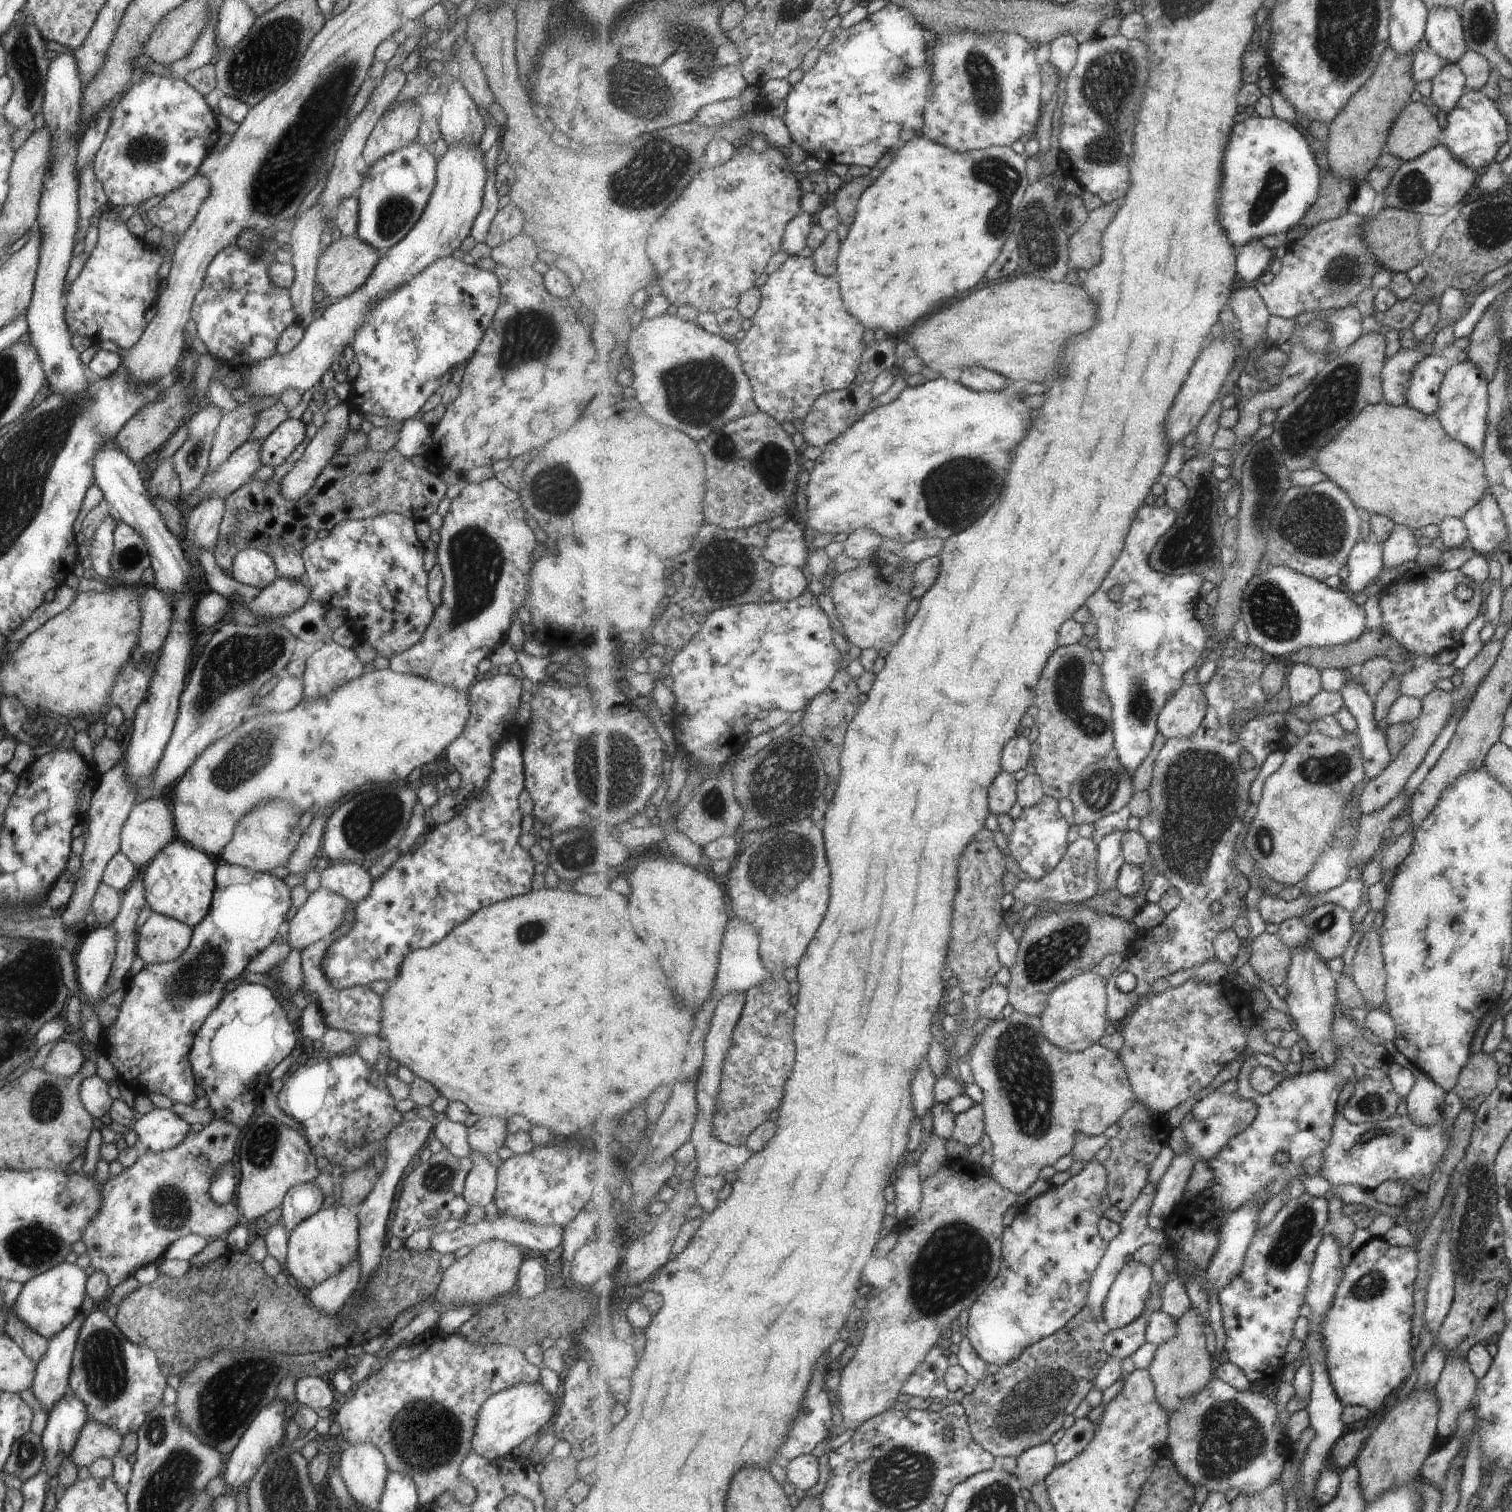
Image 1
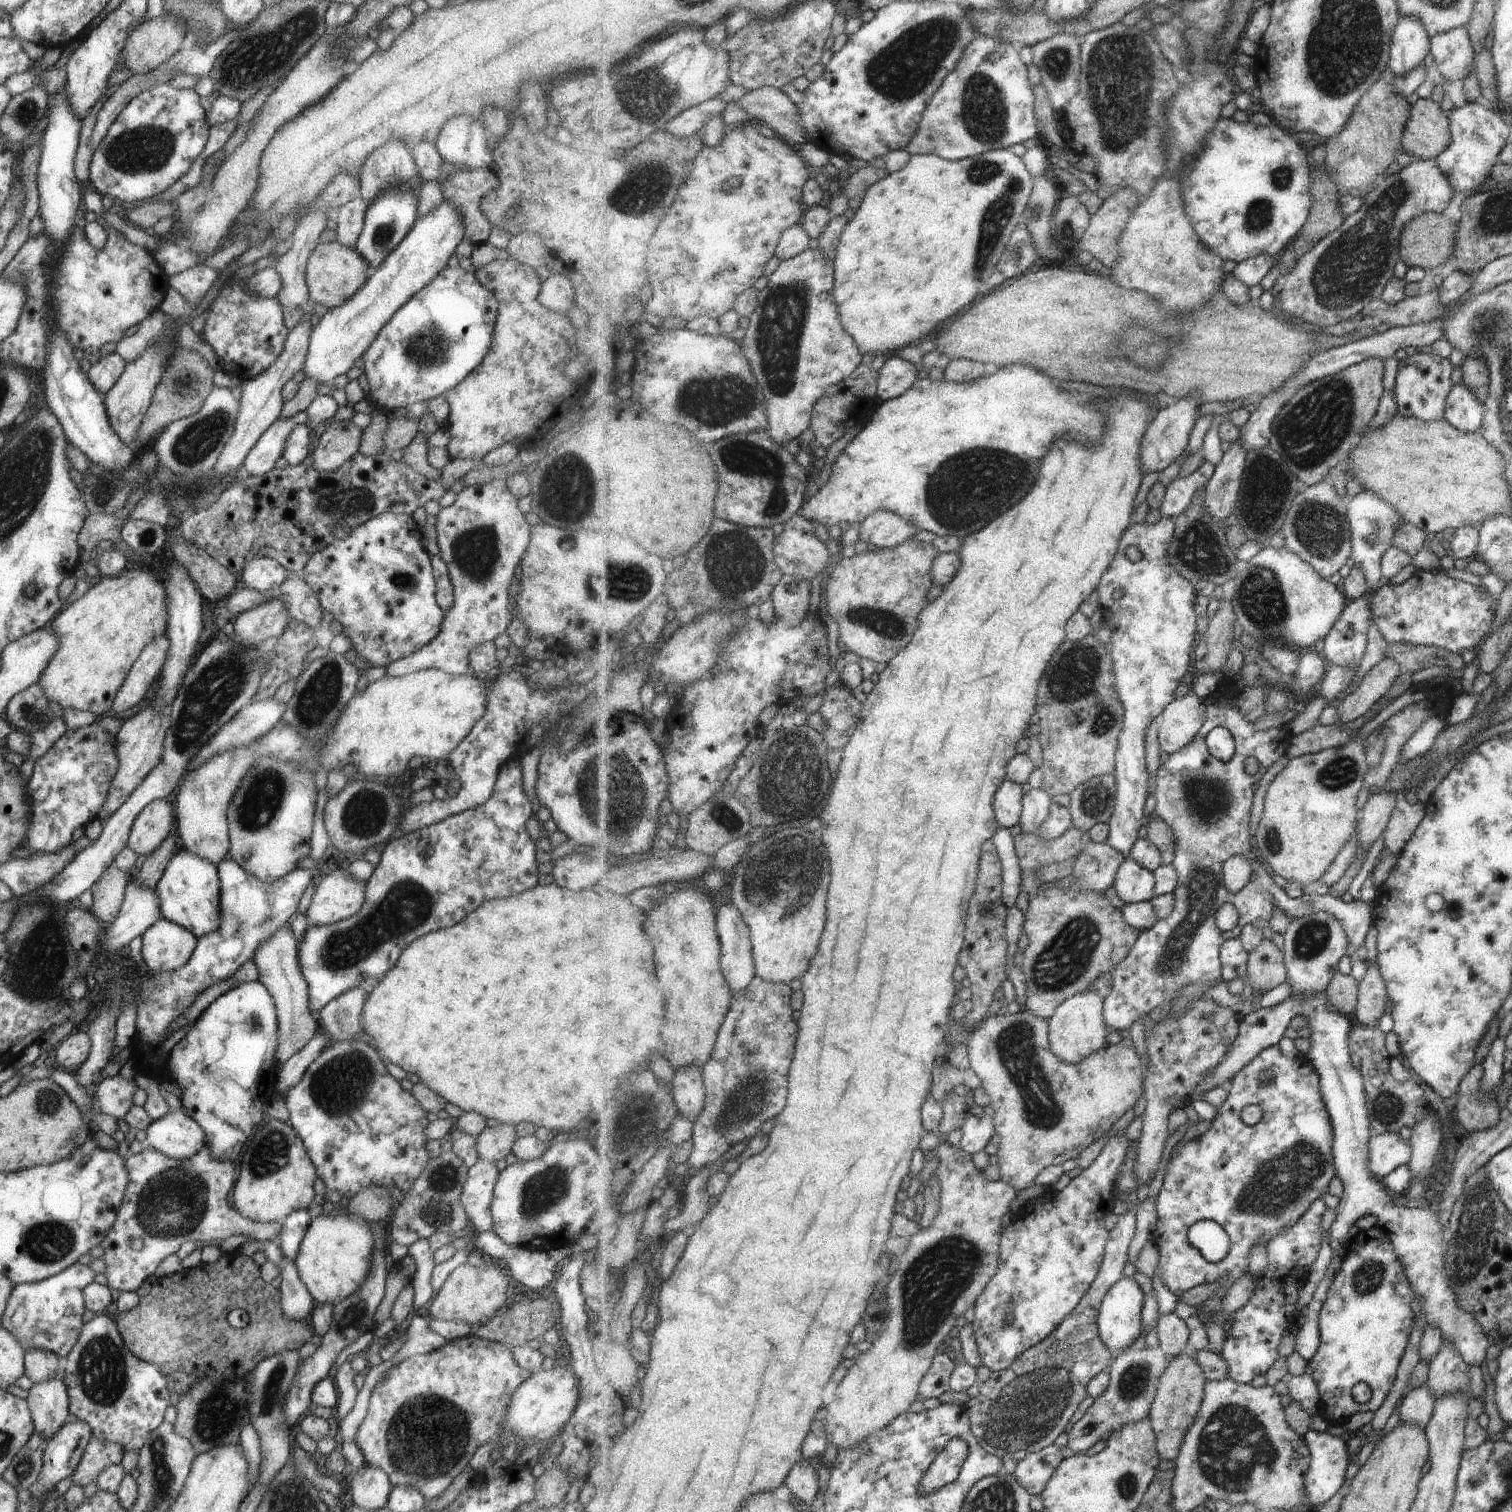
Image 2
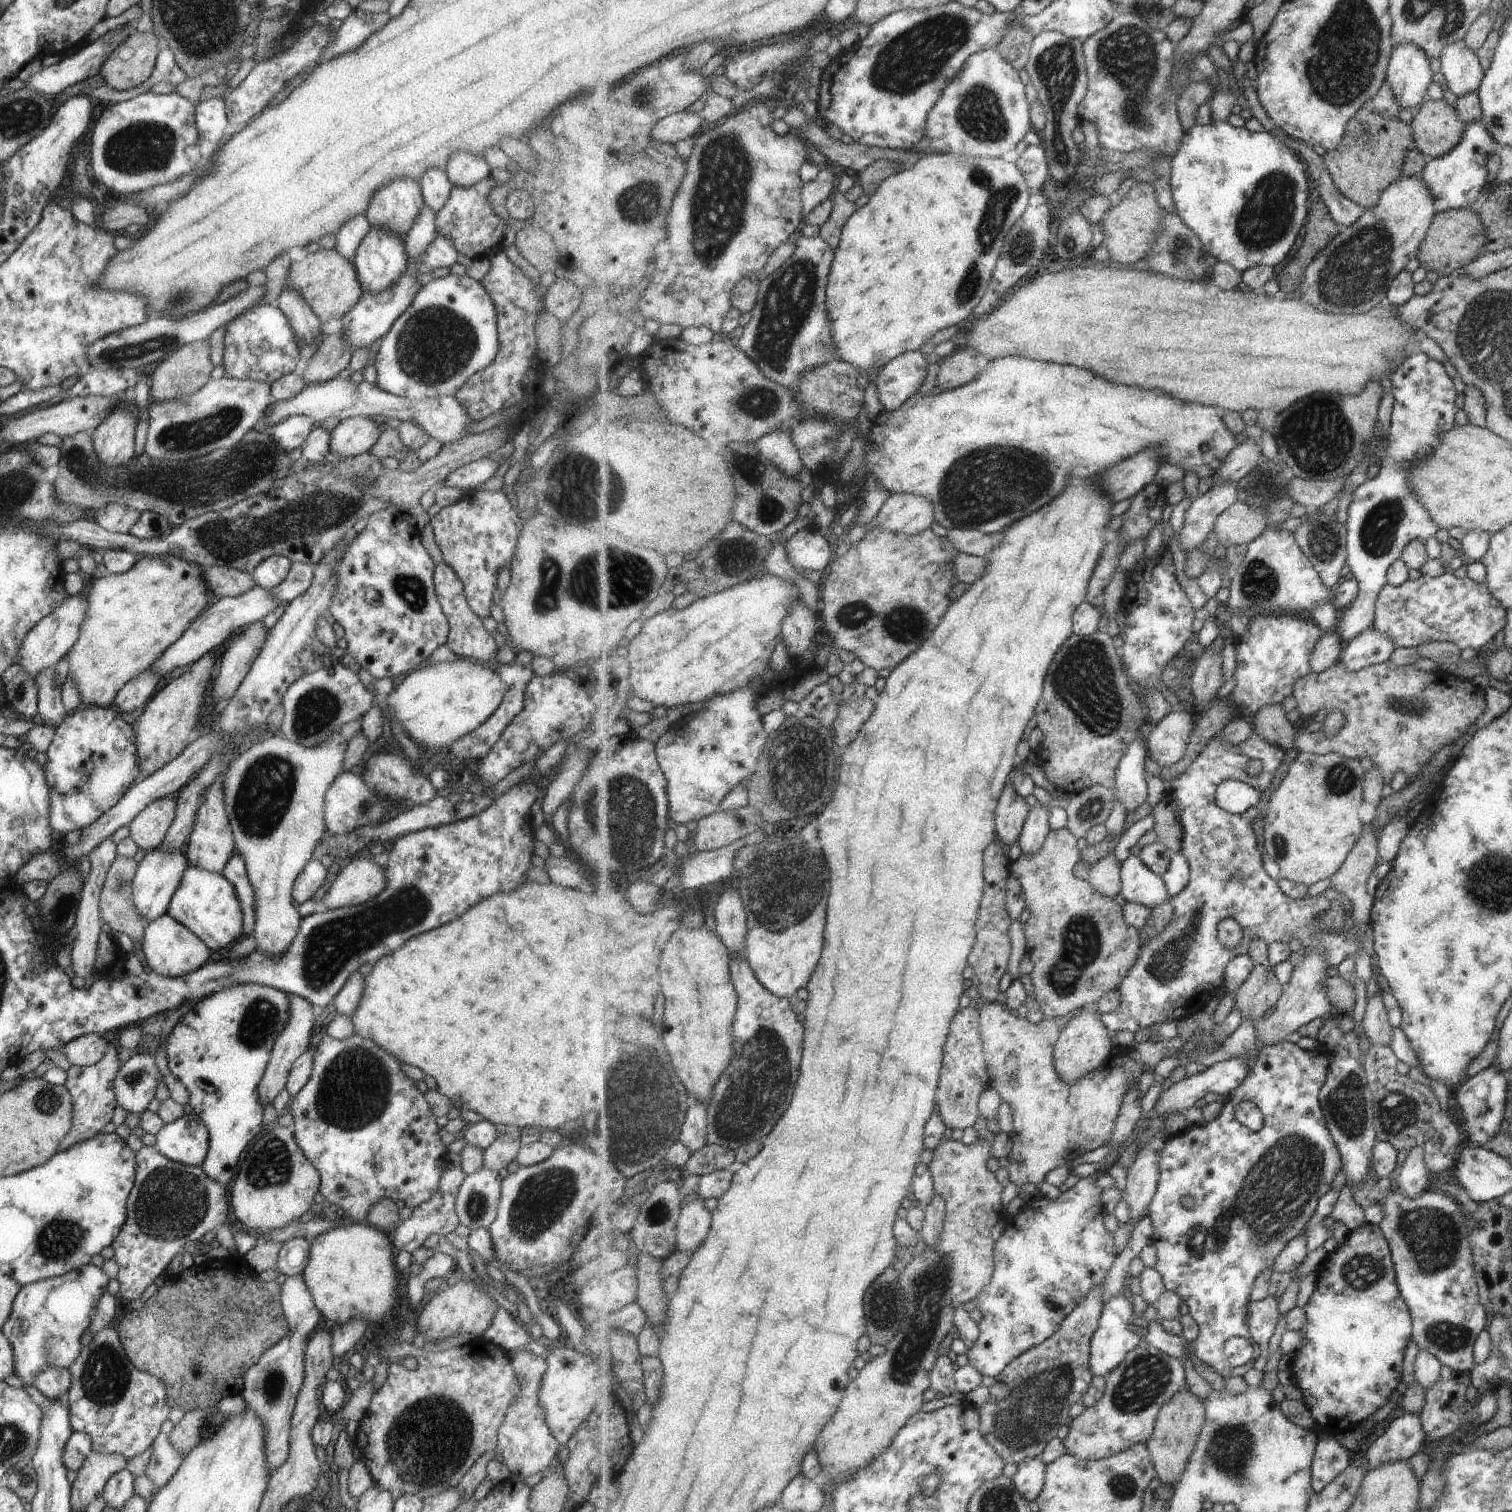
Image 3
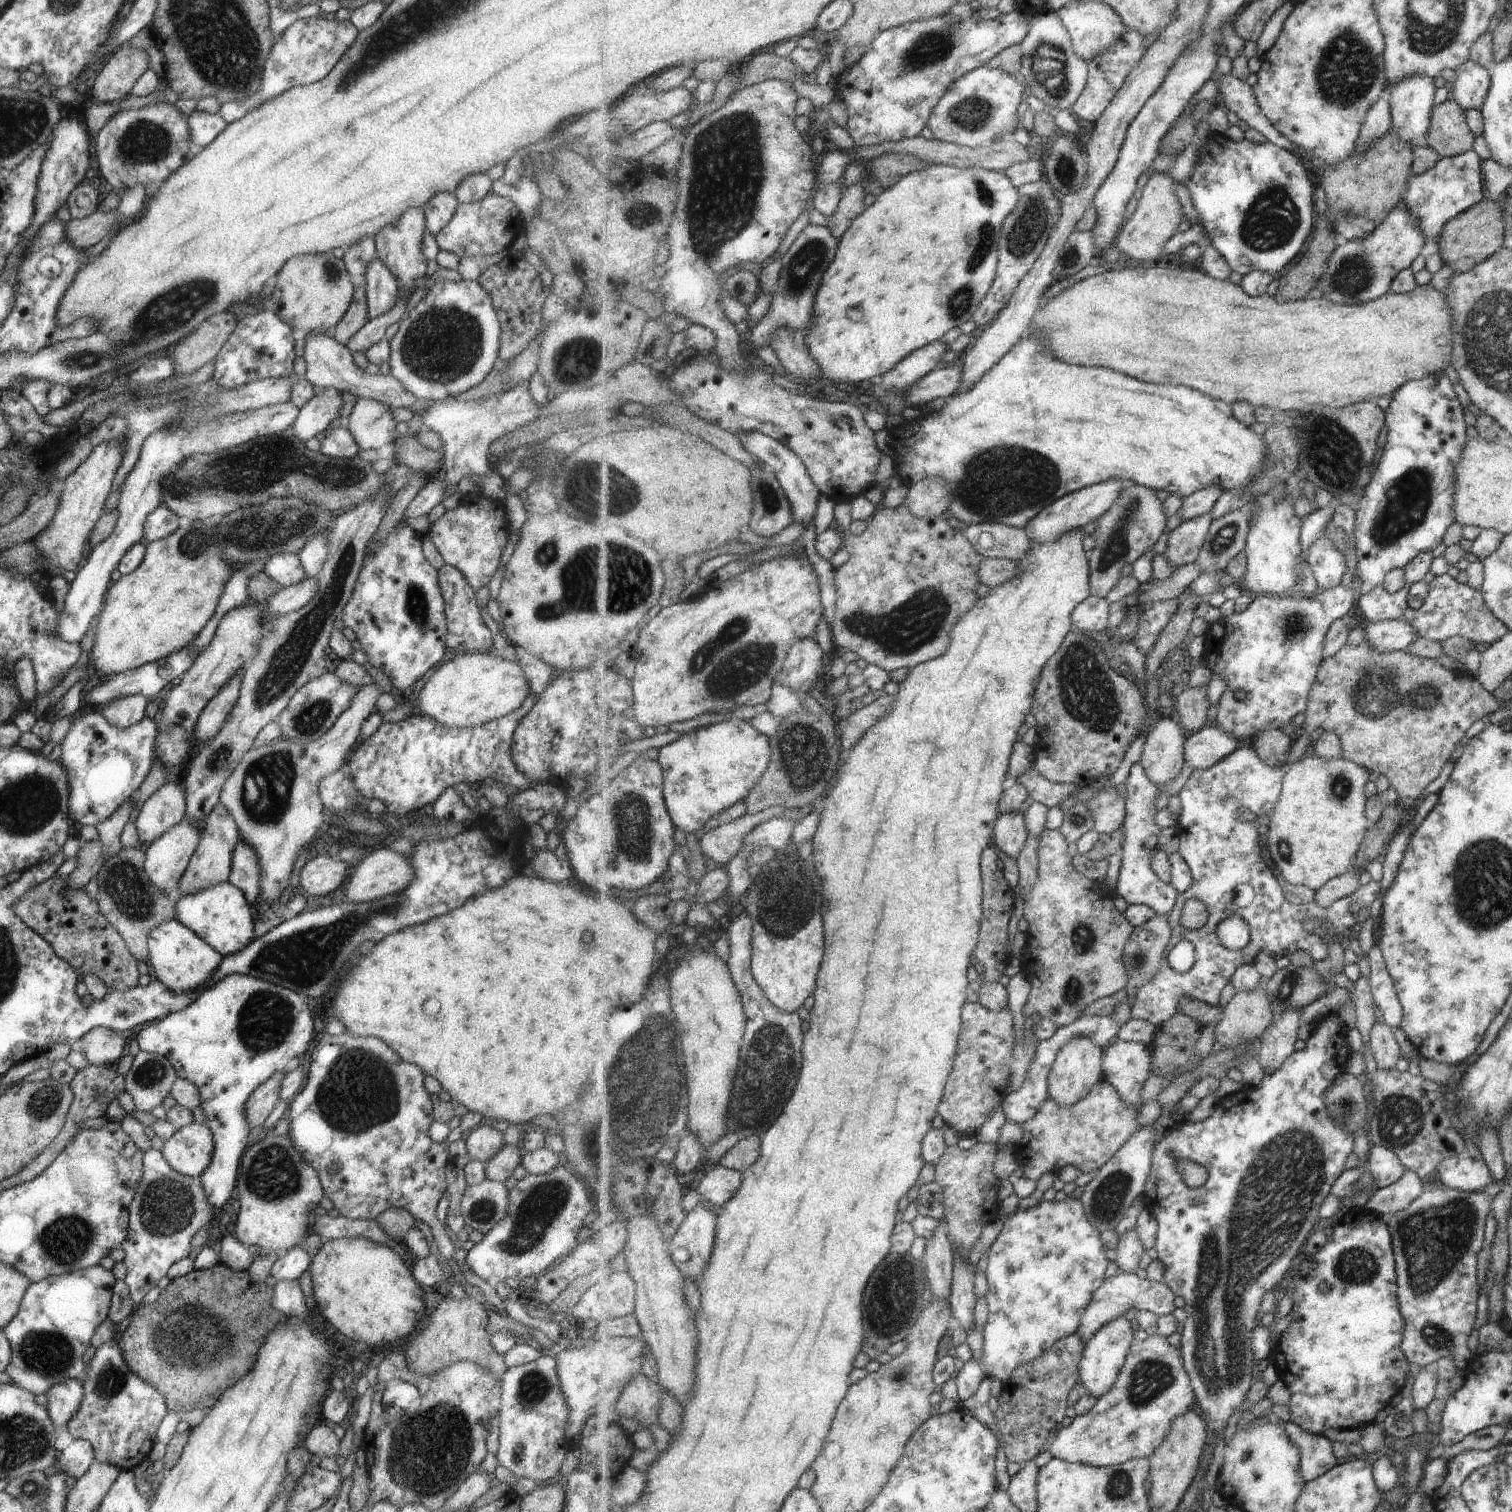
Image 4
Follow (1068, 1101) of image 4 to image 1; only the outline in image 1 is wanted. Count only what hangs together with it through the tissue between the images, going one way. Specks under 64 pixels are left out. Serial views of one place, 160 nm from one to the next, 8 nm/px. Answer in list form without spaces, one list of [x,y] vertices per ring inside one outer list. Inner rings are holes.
[[[1087,971],[1061,983],[1049,997],[1045,1012],[1040,1016],[1045,1036],[1058,1047],[1073,1053],[1087,1050],[1097,1044],[1110,1025],[1108,1017],[1108,981]]]

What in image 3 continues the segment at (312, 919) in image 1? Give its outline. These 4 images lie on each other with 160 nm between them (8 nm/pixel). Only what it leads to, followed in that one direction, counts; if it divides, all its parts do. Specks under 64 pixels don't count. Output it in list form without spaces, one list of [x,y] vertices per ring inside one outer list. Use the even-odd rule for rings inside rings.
[[[369,856],[353,858],[337,874],[321,902],[326,909],[364,903],[383,890],[386,881],[384,870]]]

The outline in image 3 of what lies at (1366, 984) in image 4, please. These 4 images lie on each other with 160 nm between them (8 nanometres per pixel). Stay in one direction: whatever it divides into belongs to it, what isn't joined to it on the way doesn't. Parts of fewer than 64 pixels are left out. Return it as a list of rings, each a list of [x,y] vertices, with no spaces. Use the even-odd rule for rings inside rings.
[[[1372,824],[1364,826],[1360,841],[1337,874],[1330,878],[1329,888],[1334,888],[1341,896],[1347,896],[1352,903],[1351,919],[1356,926],[1371,924],[1374,896],[1367,890],[1367,880],[1380,862],[1378,840],[1379,835],[1374,832]]]

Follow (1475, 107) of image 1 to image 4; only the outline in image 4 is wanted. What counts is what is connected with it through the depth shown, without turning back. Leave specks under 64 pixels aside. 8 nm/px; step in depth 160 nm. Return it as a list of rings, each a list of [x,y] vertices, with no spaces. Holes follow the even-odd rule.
[[[1473,150],[1452,157],[1441,157],[1433,168],[1413,176],[1408,183],[1405,198],[1402,198],[1401,202],[1419,220],[1420,230],[1425,234],[1425,242],[1438,244],[1447,222],[1486,197],[1479,175],[1480,162]]]

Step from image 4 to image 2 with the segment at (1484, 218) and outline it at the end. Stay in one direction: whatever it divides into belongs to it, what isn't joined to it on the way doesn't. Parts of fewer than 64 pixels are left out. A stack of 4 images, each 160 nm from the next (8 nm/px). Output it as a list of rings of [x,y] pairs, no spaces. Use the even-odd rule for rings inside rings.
[[[1429,211],[1413,217],[1412,221],[1404,226],[1403,233],[1400,234],[1400,261],[1408,268],[1417,266],[1426,272],[1434,272],[1438,266],[1448,269],[1454,249],[1456,224],[1451,222],[1442,212]]]

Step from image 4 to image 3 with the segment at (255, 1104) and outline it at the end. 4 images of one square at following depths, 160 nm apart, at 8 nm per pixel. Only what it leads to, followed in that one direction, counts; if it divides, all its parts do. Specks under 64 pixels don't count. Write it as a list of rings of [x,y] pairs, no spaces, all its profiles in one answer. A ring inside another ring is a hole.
[[[285,993],[288,998],[288,1021],[285,1028],[280,1032],[277,1040],[274,1042],[270,1052],[269,1060],[264,1068],[263,1074],[259,1079],[256,1096],[261,1106],[271,1104],[271,1101],[281,1090],[286,1083],[286,1076],[291,1068],[292,1062],[300,1054],[307,1050],[309,1038],[311,1038],[311,1024],[313,1024],[313,1014],[311,1014],[311,1003],[307,1002],[302,996],[297,996],[291,993]]]

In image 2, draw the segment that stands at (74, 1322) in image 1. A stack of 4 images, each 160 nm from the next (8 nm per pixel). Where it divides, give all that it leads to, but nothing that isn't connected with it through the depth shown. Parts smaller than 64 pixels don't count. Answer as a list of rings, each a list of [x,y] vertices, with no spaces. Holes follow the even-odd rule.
[[[60,1370],[59,1376],[41,1383],[33,1383],[26,1397],[34,1430],[43,1438],[40,1449],[44,1448],[45,1442],[67,1422],[70,1416],[66,1386],[61,1380],[61,1374]]]

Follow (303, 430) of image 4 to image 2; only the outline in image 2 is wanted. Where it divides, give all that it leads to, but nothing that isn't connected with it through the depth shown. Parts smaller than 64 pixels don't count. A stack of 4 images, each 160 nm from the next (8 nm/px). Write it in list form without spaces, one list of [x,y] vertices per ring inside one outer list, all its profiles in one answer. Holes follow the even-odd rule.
[[[300,410],[289,418],[277,418],[266,428],[242,460],[247,476],[265,474],[281,458],[284,442],[295,425],[305,425],[306,411]]]

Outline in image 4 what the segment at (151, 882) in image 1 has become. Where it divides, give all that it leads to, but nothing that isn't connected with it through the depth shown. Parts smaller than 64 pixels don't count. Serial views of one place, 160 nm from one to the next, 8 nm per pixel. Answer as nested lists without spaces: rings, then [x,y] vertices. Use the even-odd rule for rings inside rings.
[[[228,881],[198,890],[191,895],[176,895],[174,906],[174,918],[222,957],[240,951],[253,939],[255,915],[256,906],[249,904],[243,893]]]

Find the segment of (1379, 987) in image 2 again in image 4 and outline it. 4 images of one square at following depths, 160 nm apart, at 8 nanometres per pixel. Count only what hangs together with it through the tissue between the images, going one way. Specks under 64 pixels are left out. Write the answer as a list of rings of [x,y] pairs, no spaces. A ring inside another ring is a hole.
[[[1385,1020],[1381,1023],[1377,1022],[1373,1027],[1369,1046],[1379,1069],[1386,1071],[1393,1069],[1397,1060],[1401,1057],[1391,1028]]]

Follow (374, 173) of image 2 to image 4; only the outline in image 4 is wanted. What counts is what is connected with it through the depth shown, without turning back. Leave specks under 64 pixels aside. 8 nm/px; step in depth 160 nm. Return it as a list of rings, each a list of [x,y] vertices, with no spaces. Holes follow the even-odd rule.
[[[411,207],[393,225],[383,227],[376,233],[374,245],[376,258],[384,263],[390,273],[396,278],[399,291],[409,291],[414,286],[414,281],[425,275],[427,259],[422,253],[422,238],[424,235],[424,214],[422,207]]]

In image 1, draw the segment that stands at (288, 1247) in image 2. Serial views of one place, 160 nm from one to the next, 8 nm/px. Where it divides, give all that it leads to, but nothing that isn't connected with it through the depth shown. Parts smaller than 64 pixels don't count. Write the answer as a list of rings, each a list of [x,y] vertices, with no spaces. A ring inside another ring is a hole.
[[[311,1181],[299,1183],[287,1190],[280,1204],[279,1224],[288,1232],[321,1208],[323,1196]]]

